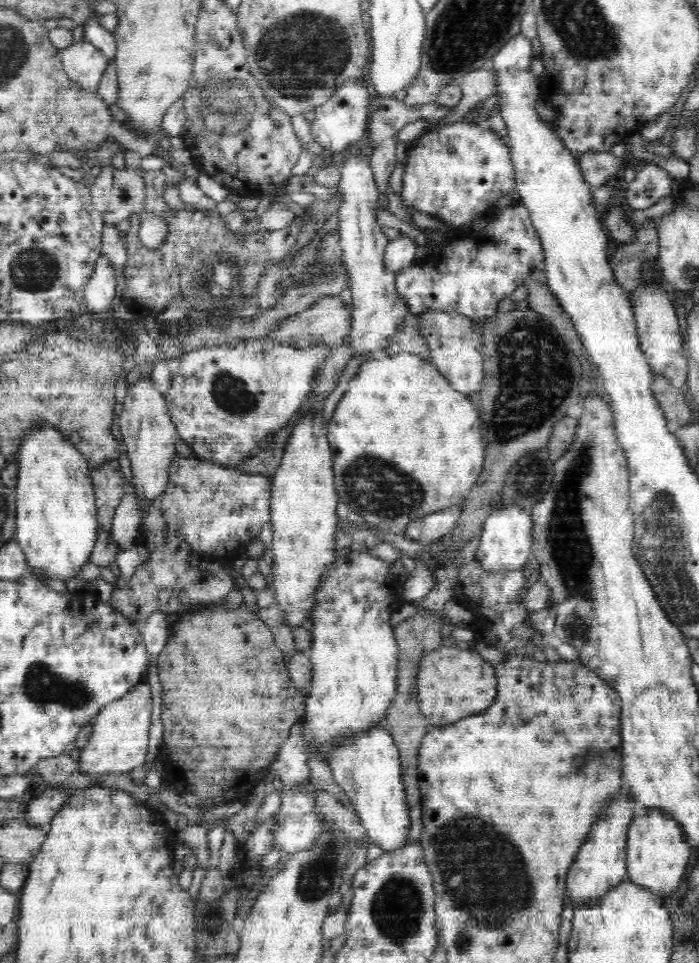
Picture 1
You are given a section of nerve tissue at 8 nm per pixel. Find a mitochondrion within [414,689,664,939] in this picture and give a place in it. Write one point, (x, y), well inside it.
(483, 874)

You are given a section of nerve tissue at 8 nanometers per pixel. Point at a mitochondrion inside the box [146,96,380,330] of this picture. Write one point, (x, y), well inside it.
(216, 273)

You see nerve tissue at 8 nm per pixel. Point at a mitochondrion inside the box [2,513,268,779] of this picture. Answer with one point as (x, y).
(41, 684)

